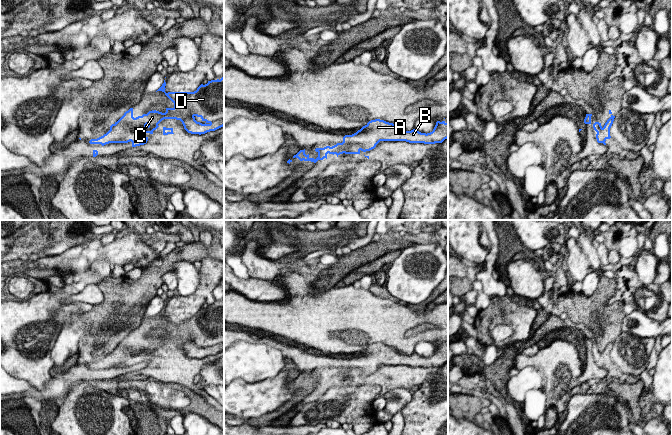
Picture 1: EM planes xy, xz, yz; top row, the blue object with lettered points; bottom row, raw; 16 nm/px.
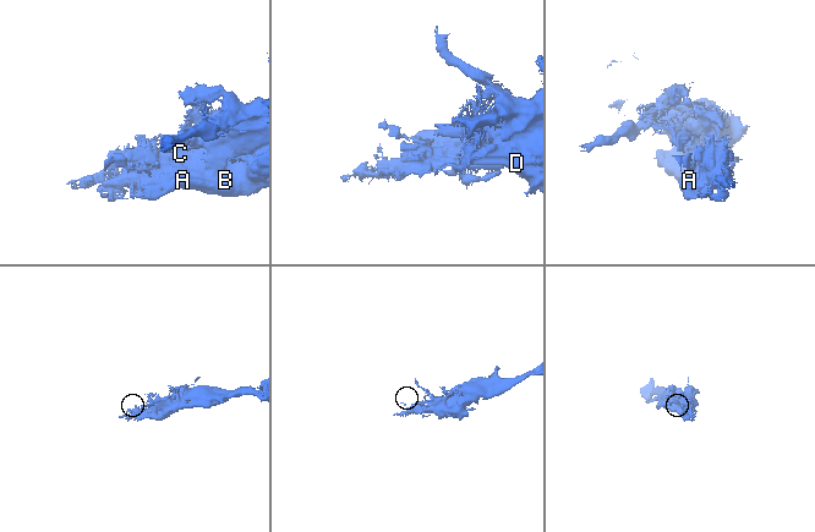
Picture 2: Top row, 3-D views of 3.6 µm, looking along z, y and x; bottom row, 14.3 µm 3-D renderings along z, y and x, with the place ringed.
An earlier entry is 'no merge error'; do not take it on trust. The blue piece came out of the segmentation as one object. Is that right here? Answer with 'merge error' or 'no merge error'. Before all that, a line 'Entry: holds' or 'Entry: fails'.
Entry: holds
no merge error

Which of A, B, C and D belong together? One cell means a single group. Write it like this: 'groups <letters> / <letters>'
groups A B C D

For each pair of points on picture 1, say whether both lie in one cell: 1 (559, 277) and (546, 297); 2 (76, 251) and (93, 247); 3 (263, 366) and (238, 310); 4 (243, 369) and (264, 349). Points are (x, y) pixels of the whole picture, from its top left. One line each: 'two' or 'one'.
1: one
2: one
3: two
4: one

